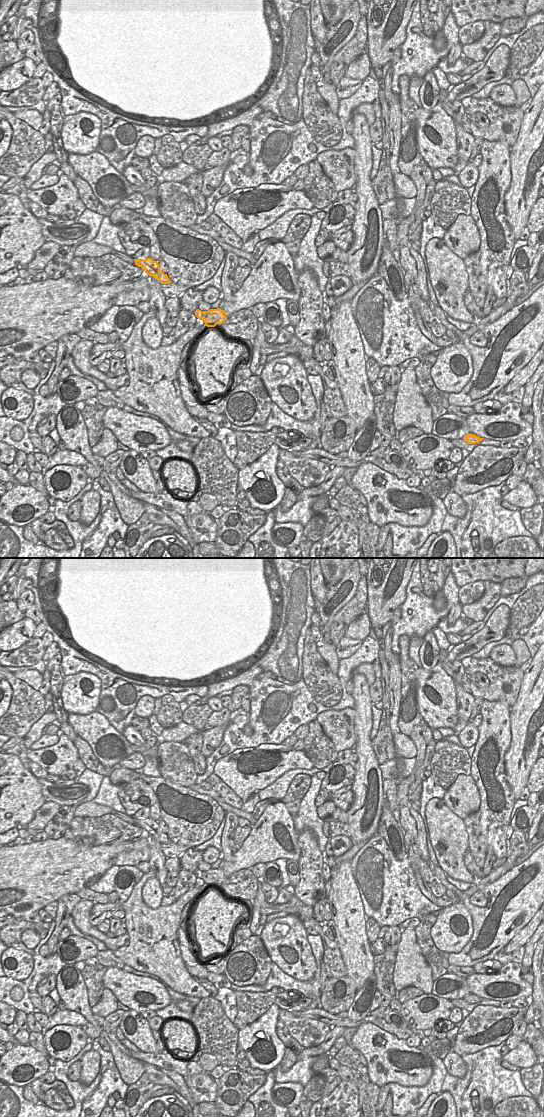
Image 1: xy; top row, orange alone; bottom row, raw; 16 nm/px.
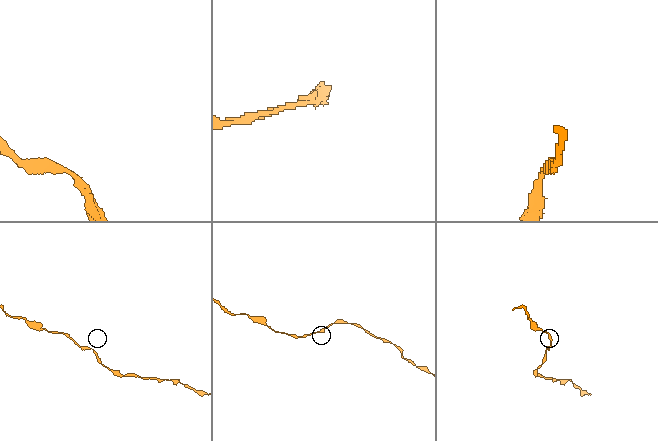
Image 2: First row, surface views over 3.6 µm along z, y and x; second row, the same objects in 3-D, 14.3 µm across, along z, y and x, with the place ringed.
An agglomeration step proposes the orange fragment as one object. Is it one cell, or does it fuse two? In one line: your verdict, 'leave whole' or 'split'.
leave whole

